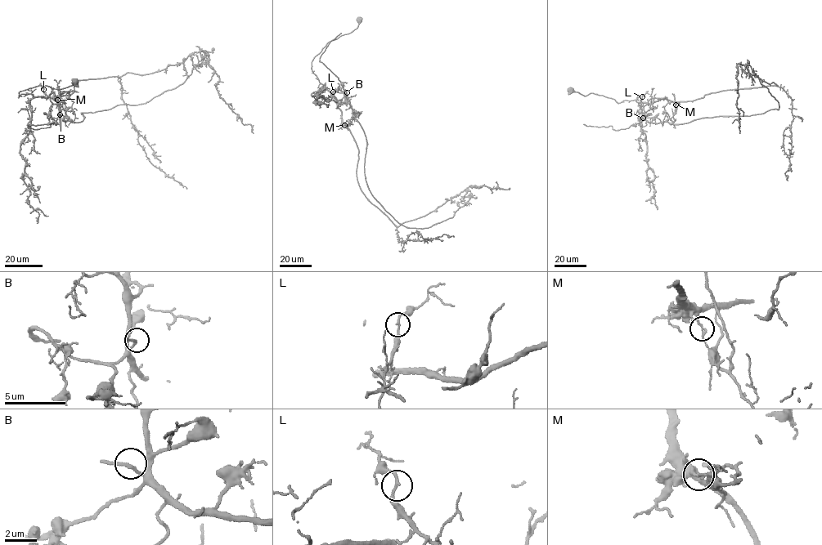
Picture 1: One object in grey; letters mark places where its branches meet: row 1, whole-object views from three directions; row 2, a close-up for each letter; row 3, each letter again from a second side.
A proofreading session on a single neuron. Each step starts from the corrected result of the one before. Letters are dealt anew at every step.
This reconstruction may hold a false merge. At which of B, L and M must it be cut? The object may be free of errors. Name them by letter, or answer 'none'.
M

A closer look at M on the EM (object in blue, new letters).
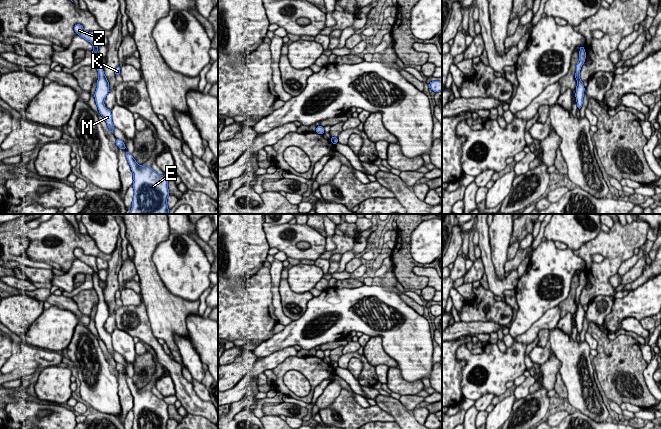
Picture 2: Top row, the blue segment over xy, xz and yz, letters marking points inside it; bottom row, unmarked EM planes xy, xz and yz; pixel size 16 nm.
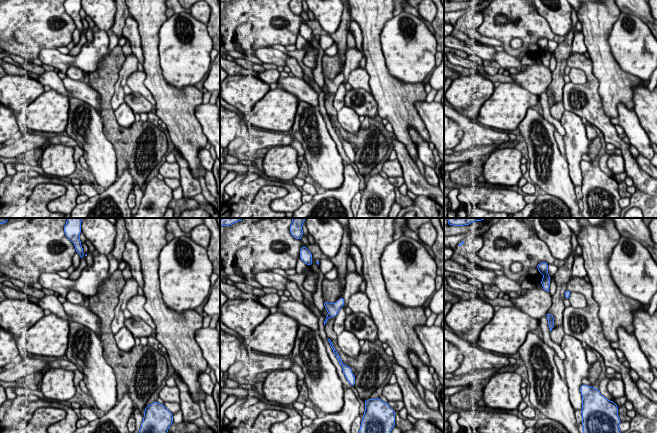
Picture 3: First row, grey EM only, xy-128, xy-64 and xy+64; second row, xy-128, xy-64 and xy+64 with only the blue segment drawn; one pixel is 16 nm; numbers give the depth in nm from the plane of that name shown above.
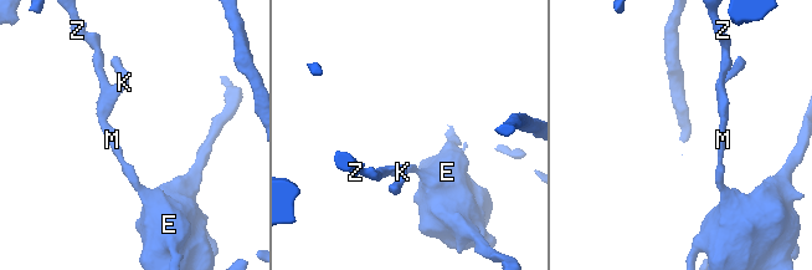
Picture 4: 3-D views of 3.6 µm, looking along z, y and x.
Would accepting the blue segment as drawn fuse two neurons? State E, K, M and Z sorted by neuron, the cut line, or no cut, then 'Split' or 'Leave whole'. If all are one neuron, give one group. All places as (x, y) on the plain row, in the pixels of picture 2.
Groups: E K M / Z. Split along yz (579, 280), (584, 283). Split

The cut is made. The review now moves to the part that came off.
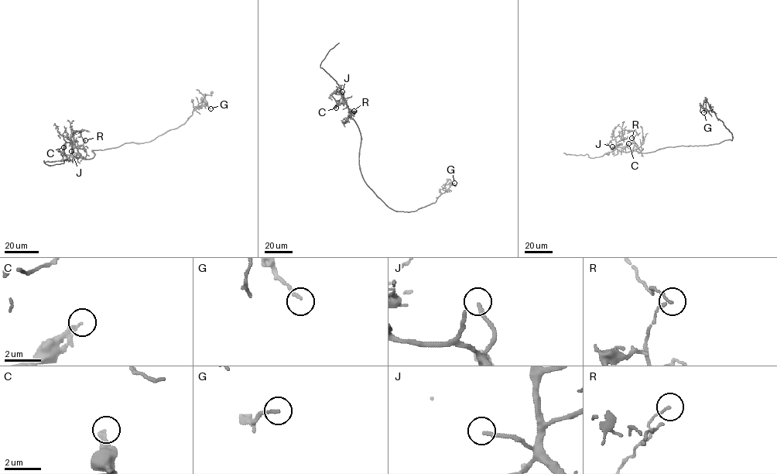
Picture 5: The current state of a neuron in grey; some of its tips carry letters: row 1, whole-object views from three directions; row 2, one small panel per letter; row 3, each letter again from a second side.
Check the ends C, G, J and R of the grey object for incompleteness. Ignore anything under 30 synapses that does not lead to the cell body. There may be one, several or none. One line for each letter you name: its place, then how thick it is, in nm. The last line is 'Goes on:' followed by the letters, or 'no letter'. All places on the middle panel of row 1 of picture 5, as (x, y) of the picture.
Goes on: no letter

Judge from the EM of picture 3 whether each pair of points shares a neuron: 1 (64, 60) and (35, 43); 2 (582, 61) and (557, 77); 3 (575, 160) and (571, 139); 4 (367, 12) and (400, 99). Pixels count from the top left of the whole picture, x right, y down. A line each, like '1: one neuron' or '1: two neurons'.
1: two neurons
2: two neurons
3: one neuron
4: one neuron

